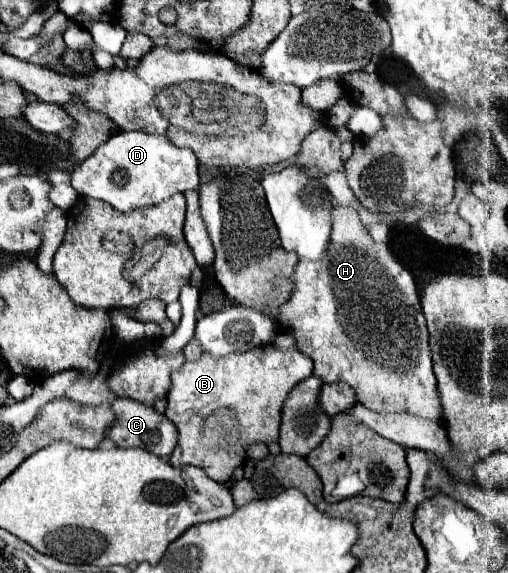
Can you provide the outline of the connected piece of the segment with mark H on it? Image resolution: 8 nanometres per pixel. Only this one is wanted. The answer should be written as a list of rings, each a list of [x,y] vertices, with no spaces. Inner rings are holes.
[[[334,207],[332,211],[332,245],[322,261],[314,263],[300,259],[294,271],[294,293],[280,307],[278,331],[288,331],[296,337],[298,349],[314,361],[314,375],[326,383],[348,383],[358,401],[376,413],[412,413],[430,421],[444,423],[436,375],[432,371],[432,357],[428,345],[426,319],[422,315],[416,281],[406,271],[390,249],[376,243],[358,219],[352,207]]]

